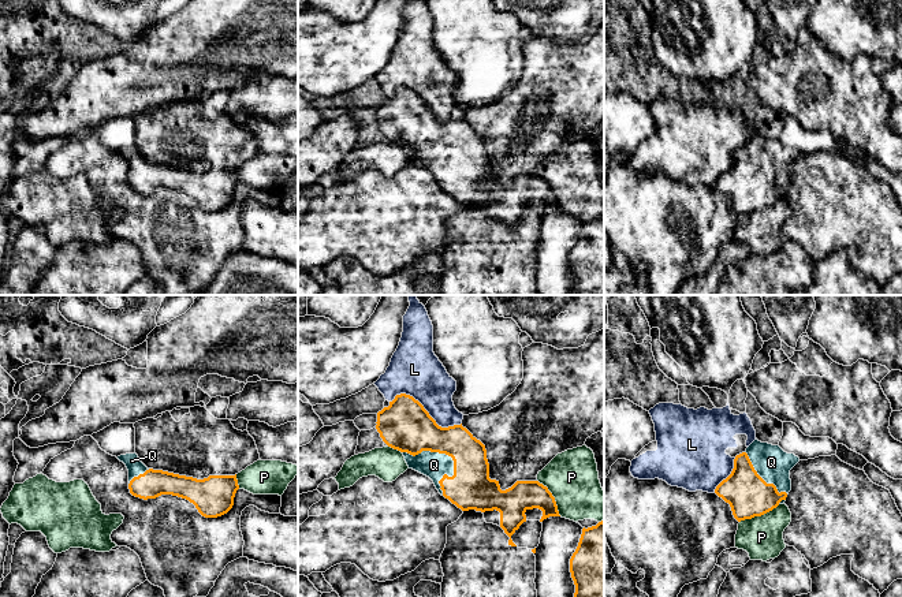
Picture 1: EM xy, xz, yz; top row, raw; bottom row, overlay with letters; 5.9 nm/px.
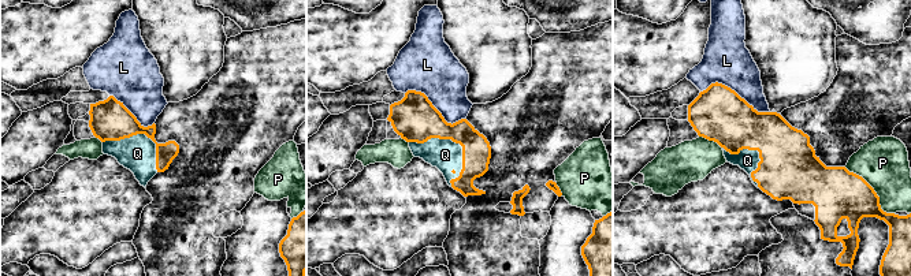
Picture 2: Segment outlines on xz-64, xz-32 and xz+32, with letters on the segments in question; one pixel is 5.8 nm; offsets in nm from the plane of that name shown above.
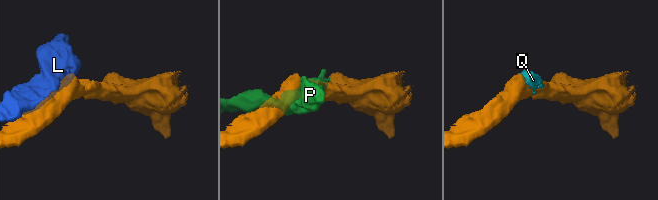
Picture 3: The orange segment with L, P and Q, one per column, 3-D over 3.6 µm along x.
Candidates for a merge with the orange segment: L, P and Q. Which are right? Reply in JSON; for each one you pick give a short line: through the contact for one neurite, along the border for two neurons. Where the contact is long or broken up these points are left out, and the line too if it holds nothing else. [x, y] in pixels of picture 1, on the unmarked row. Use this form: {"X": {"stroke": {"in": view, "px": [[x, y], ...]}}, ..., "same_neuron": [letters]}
{"same_neuron": ["Q"]}

